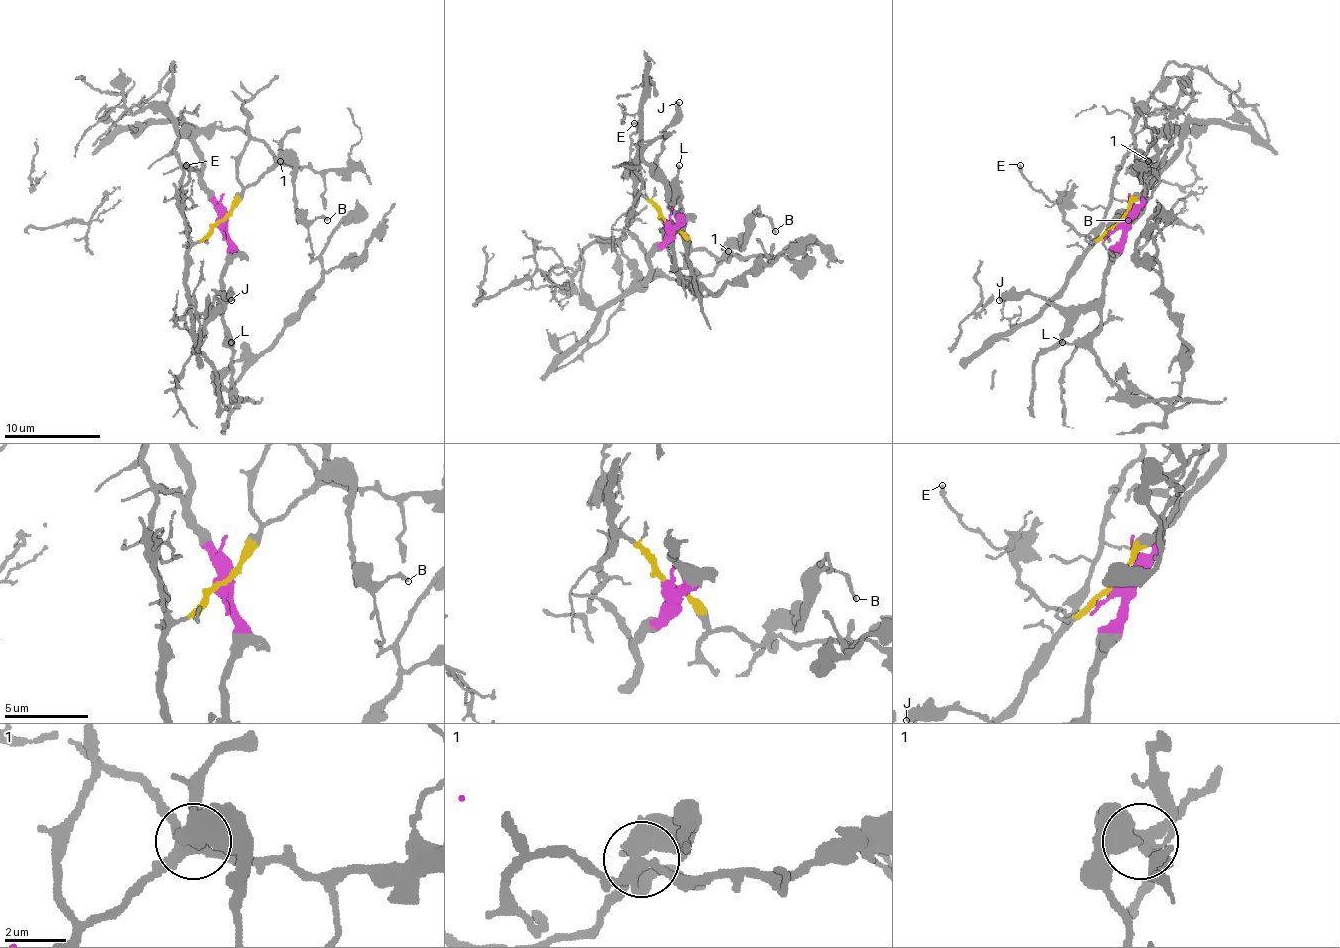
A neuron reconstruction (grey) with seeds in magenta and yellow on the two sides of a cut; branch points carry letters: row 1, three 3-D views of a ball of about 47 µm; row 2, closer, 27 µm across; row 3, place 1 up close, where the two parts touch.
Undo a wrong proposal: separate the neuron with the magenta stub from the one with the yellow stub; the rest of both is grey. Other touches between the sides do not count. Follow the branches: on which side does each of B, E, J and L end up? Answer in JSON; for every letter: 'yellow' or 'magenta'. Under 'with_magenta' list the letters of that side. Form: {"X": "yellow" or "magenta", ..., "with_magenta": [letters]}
{"B": "magenta", "E": "yellow", "J": "magenta", "L": "magenta", "with_magenta": ["B", "J", "L"]}

